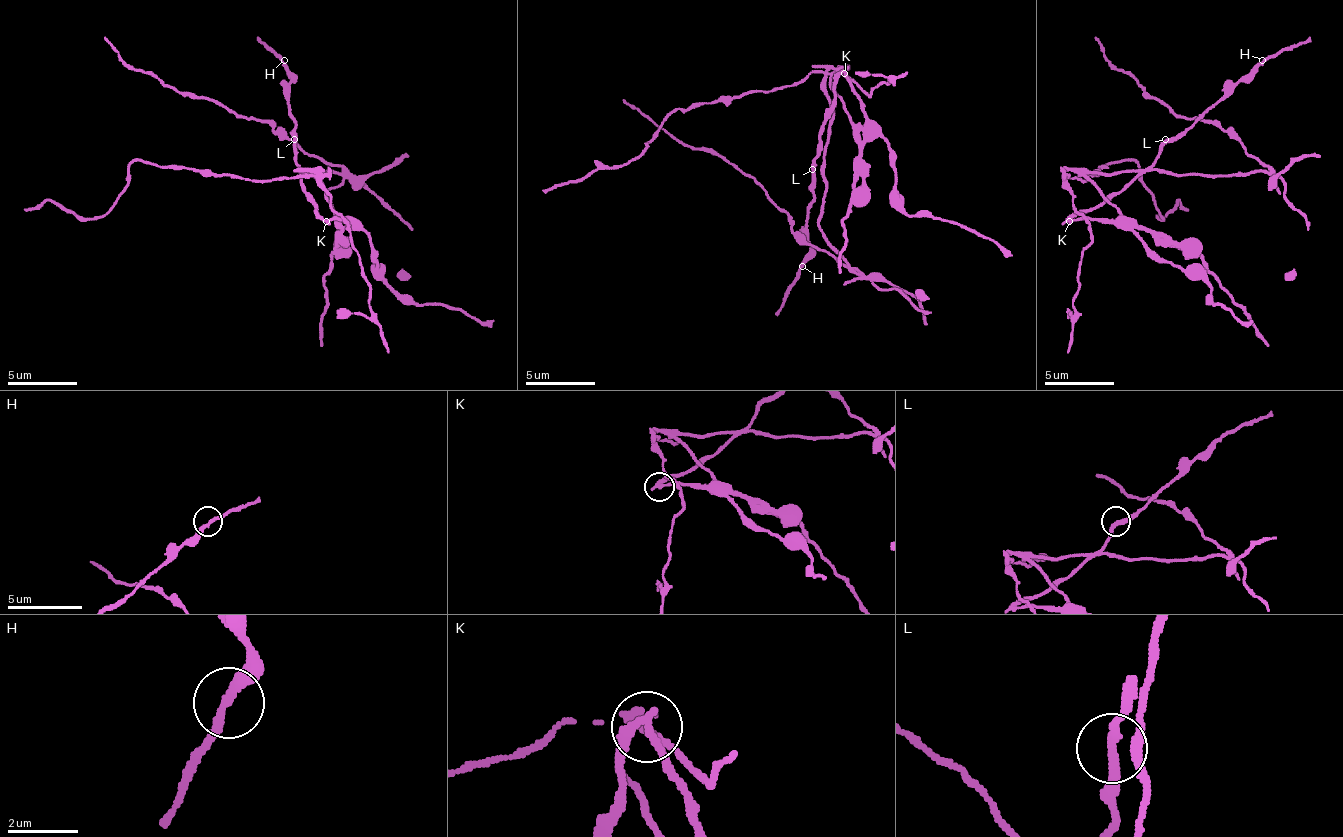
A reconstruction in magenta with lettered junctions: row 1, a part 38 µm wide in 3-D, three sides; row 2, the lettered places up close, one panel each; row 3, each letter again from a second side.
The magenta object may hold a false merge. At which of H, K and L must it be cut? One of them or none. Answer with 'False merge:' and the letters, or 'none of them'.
False merge: K

